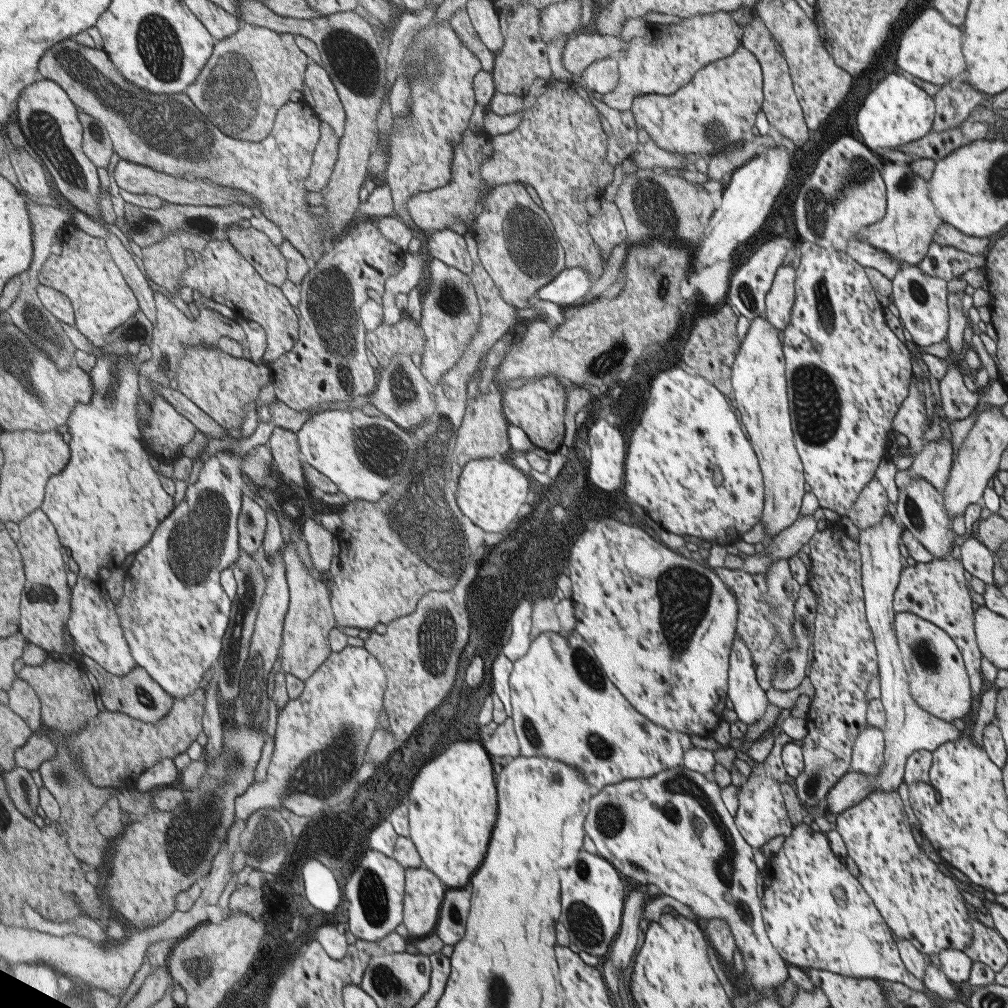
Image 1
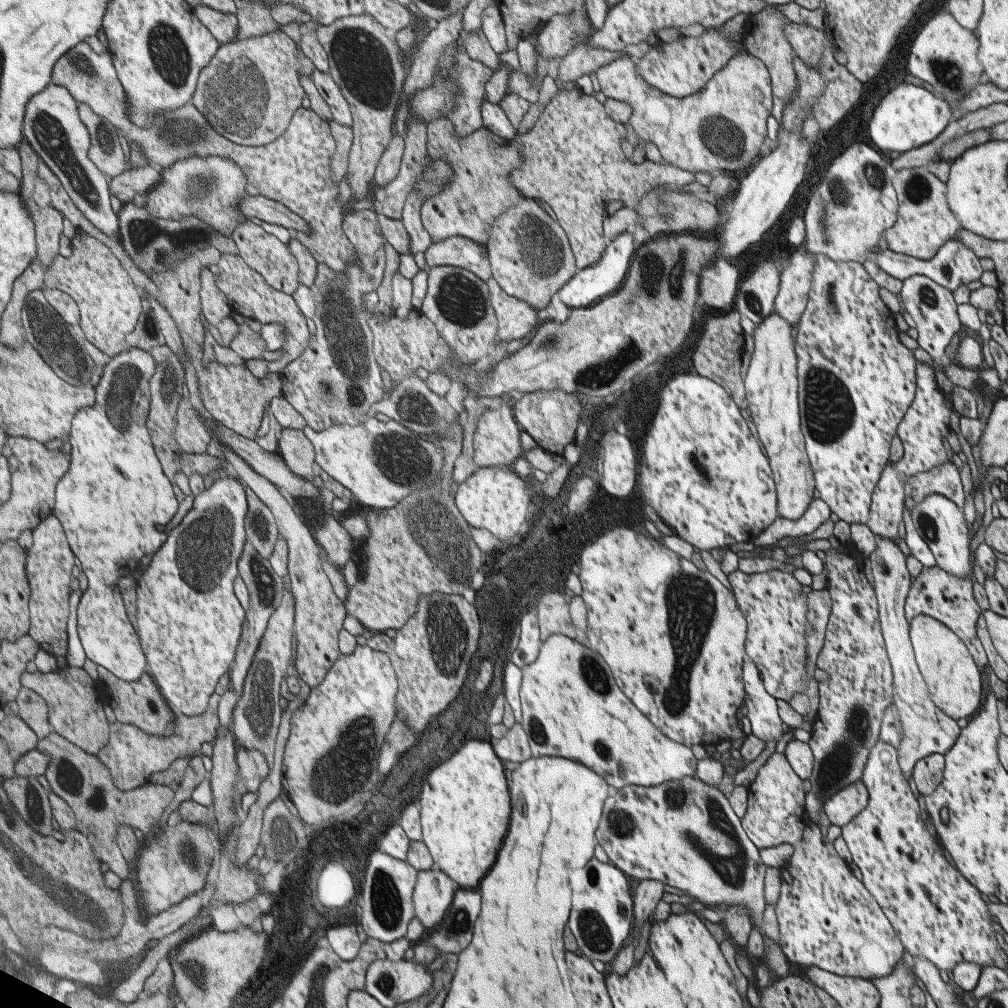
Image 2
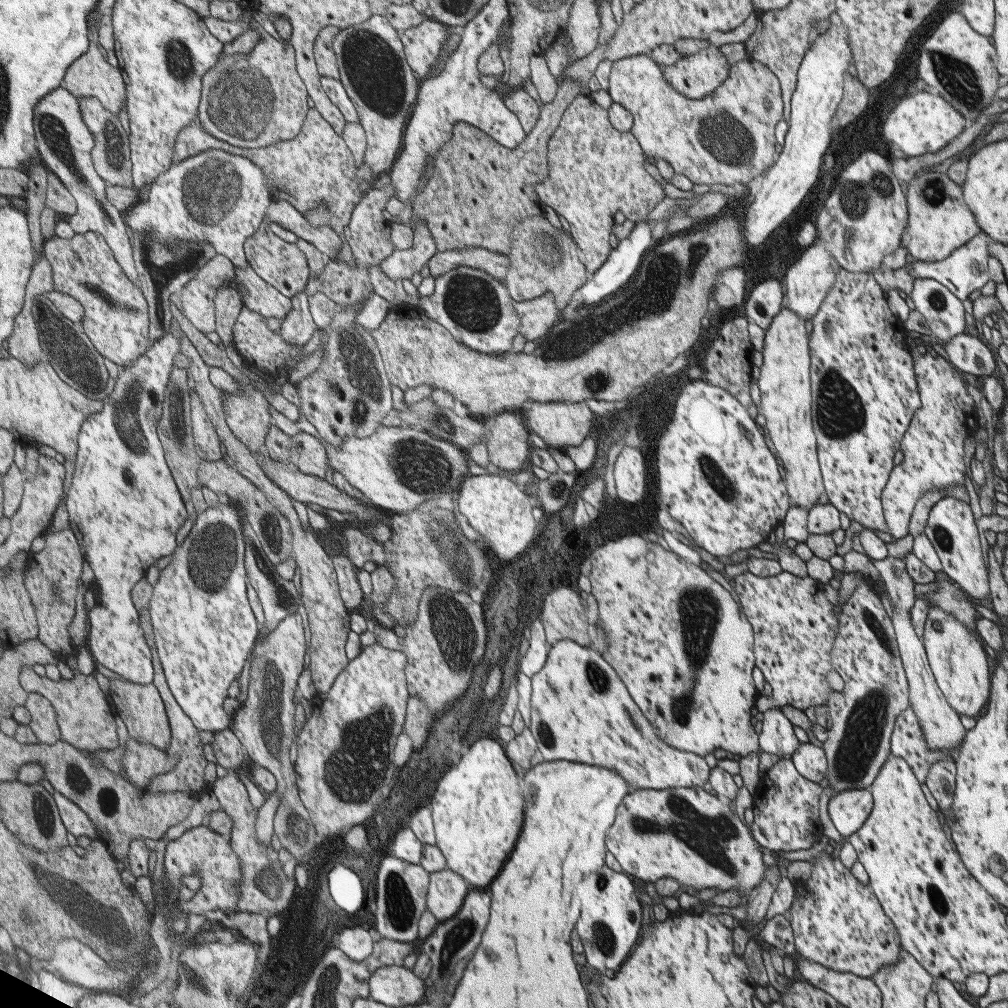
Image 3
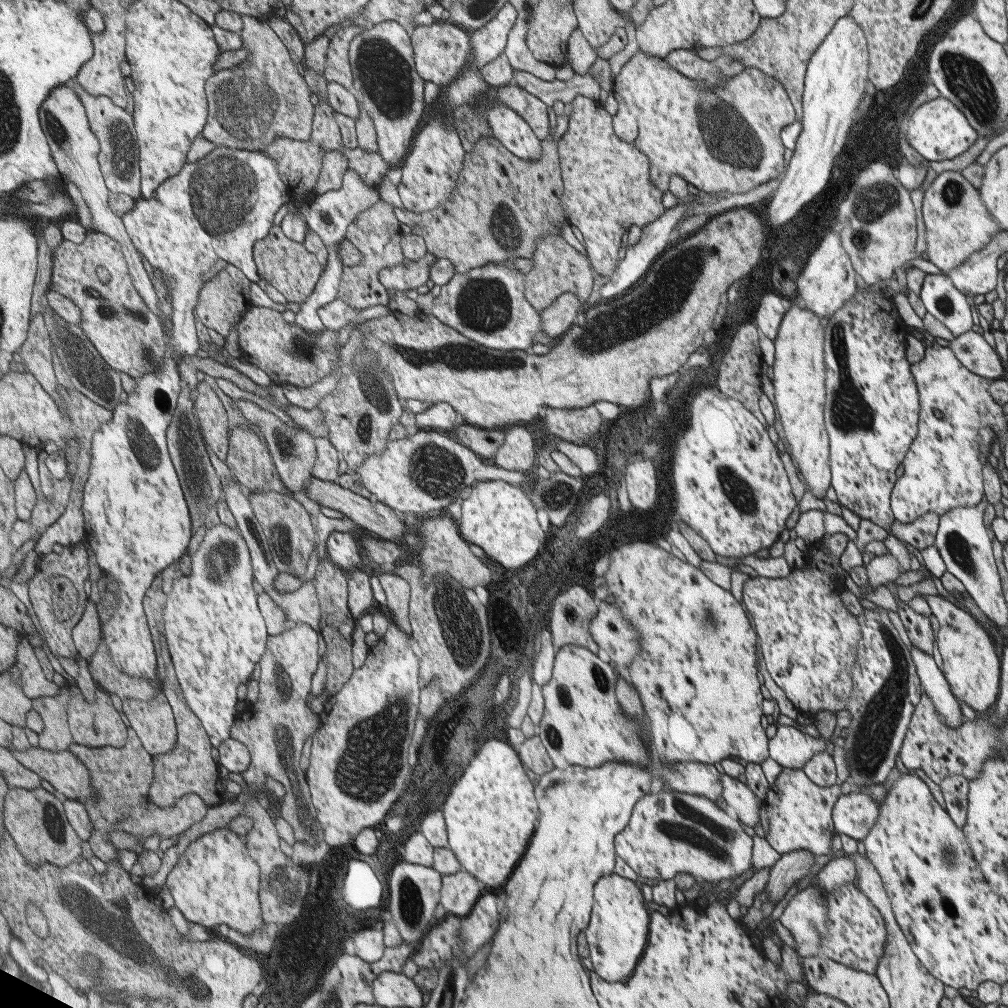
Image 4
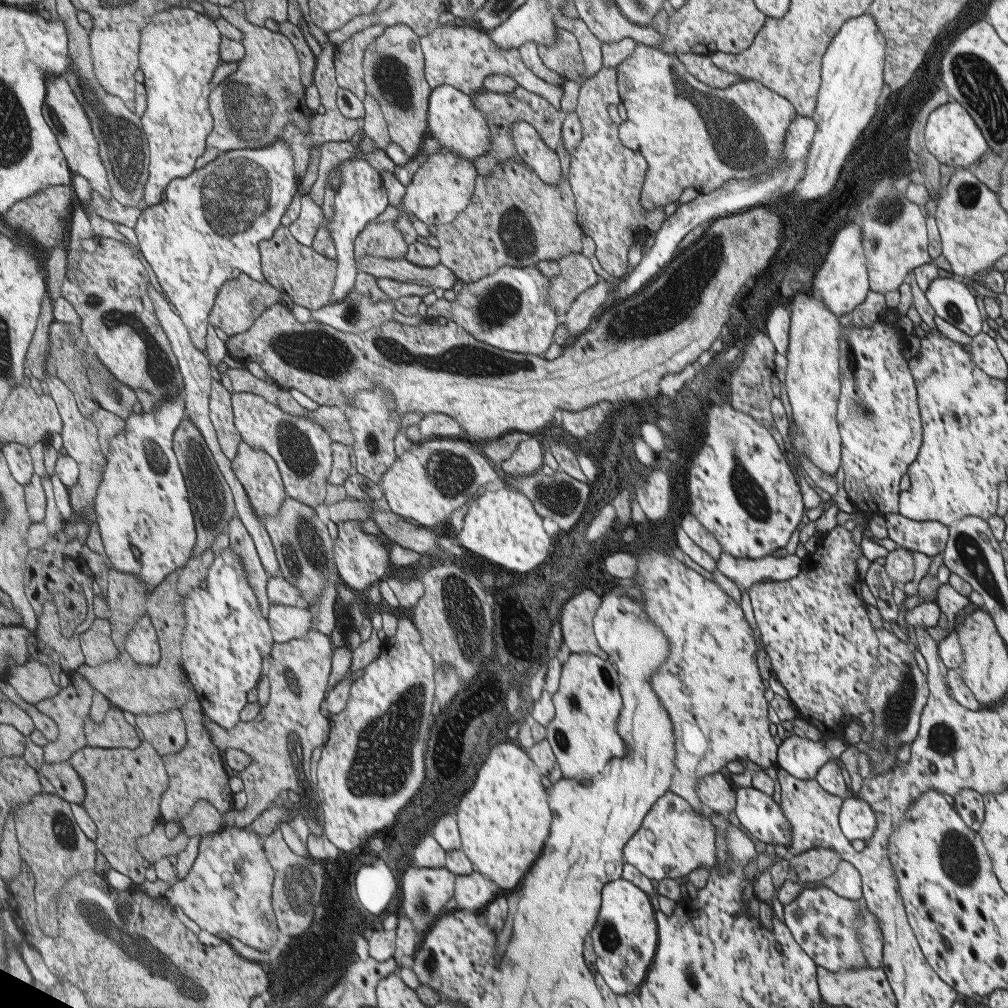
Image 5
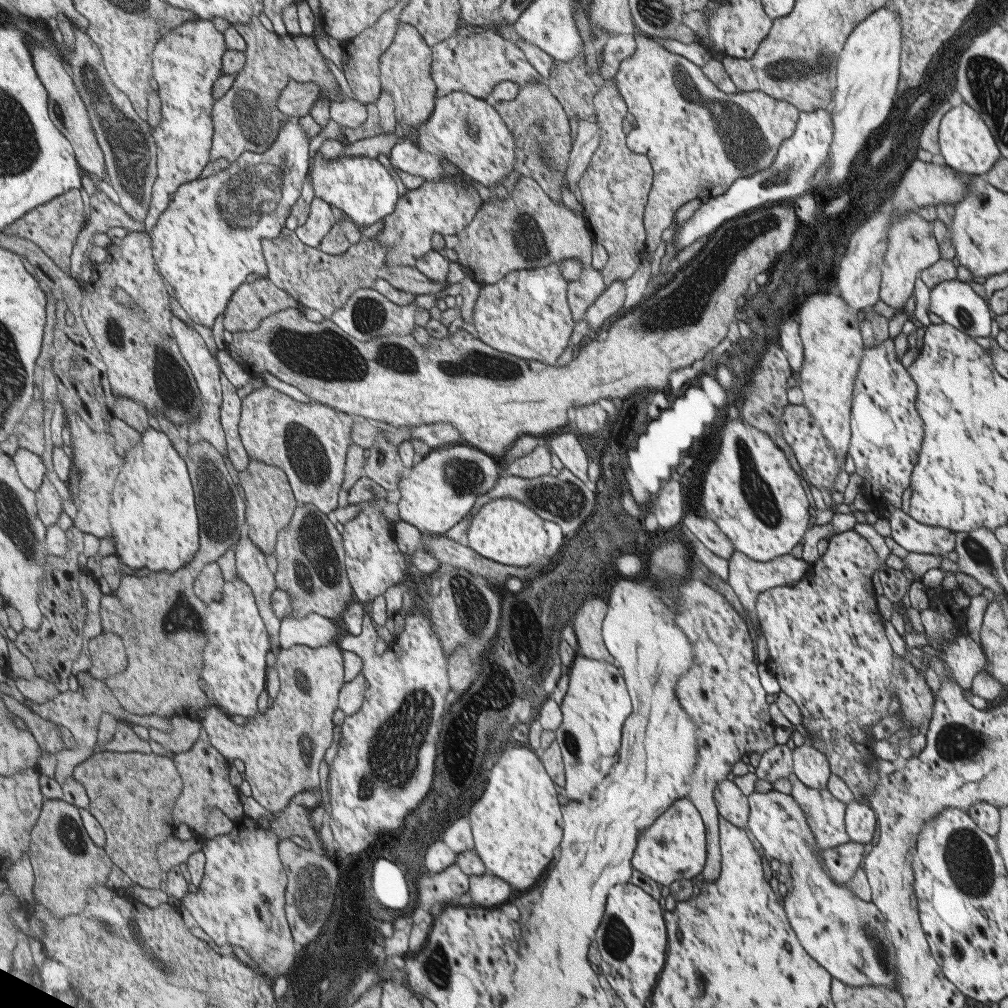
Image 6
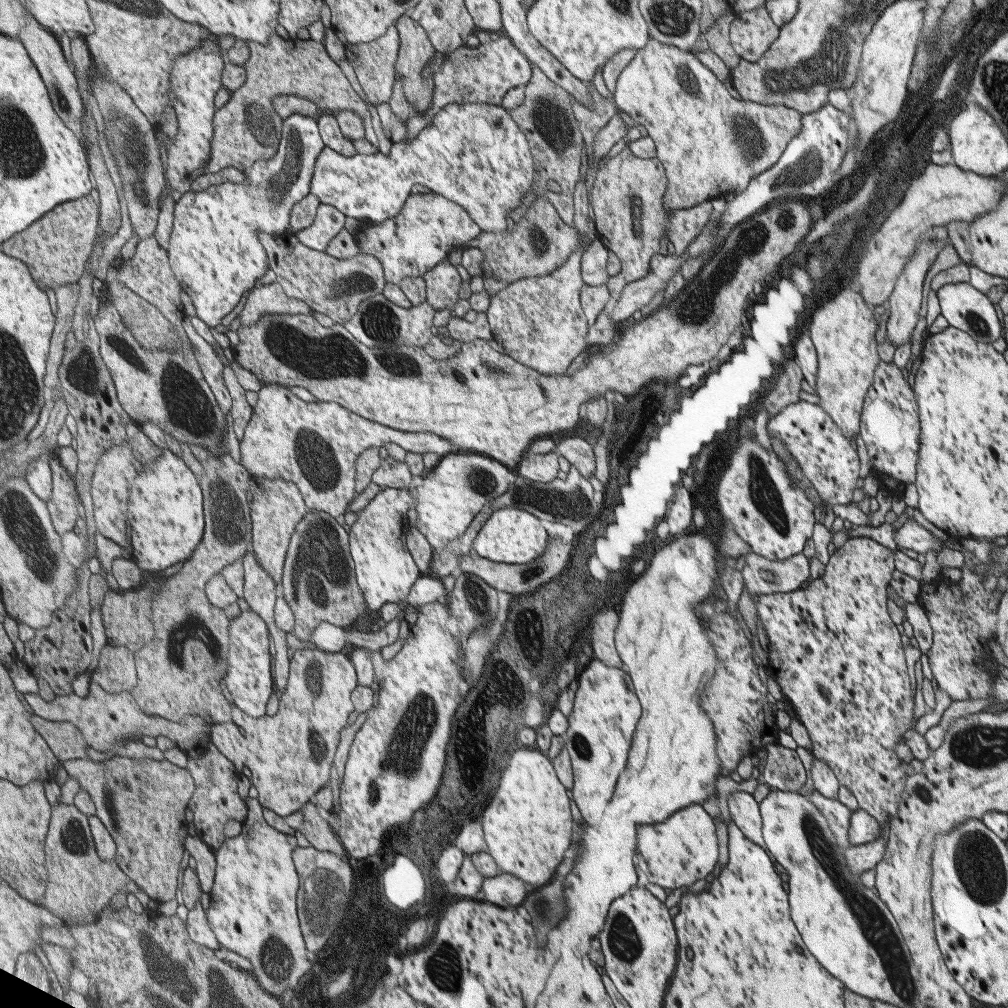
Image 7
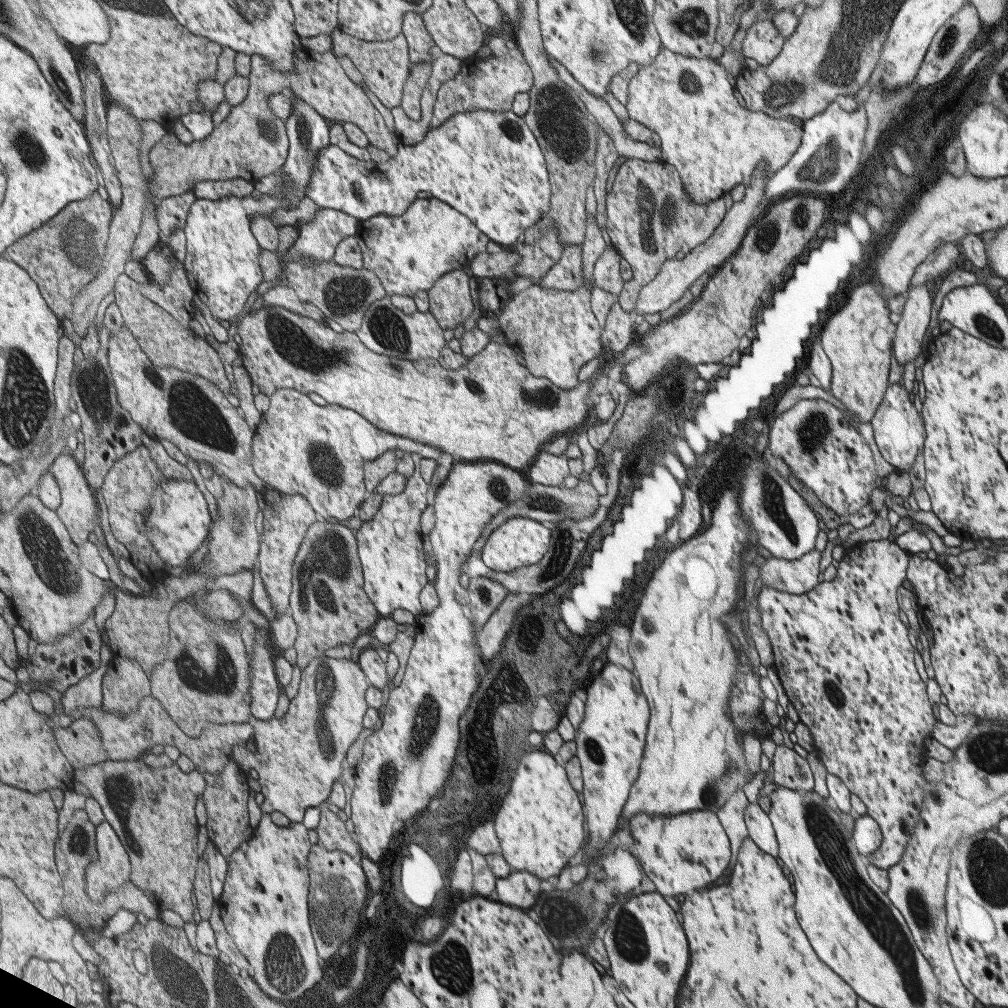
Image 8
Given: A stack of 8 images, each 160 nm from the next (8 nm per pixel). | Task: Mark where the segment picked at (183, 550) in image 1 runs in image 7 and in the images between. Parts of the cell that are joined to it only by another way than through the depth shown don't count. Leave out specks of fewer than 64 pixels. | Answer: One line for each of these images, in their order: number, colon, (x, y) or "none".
2: (189, 620)
3: (204, 626)
4: (216, 633)
5: (227, 638)
6: (235, 674)
7: (249, 683)

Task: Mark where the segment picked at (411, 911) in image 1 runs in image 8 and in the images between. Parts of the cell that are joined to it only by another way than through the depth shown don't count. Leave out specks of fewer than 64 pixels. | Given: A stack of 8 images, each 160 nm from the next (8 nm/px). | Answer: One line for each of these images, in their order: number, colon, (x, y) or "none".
2: (435, 890)
3: (448, 891)
4: (460, 892)
5: (473, 891)
6: (485, 890)
7: (506, 890)
8: (520, 889)

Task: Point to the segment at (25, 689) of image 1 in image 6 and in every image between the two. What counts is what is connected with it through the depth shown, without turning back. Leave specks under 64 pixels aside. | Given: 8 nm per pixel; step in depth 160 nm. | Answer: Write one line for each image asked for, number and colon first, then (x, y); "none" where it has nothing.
2: (33, 708)
3: (44, 720)
4: (57, 735)
5: (70, 709)
6: (80, 711)

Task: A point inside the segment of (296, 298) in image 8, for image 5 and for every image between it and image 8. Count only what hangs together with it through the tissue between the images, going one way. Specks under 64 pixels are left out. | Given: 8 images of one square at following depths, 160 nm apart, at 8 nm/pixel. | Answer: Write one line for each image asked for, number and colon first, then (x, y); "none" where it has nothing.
5: (242, 300)
6: (253, 302)
7: (268, 299)

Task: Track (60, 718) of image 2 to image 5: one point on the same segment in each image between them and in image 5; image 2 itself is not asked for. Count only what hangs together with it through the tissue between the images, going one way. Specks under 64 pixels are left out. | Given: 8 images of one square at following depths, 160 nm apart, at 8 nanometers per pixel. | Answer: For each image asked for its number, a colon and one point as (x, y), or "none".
3: (86, 718)
4: (98, 724)
5: (34, 680)

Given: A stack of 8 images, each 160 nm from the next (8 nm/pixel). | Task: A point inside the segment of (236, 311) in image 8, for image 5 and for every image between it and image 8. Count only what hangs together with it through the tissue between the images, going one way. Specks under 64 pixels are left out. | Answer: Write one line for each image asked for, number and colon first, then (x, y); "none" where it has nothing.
5: (207, 230)
6: (209, 241)
7: (215, 249)

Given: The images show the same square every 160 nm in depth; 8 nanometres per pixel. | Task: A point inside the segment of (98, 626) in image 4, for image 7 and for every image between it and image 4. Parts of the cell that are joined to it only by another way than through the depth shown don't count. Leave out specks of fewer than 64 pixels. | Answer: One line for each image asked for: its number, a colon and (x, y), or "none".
5: (98, 646)
6: (109, 655)
7: (116, 671)

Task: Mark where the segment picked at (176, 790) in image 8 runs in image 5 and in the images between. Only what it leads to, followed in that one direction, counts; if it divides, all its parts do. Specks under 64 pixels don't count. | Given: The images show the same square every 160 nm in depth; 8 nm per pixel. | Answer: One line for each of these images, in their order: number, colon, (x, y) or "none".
5: (123, 810)
6: (134, 825)
7: (147, 821)

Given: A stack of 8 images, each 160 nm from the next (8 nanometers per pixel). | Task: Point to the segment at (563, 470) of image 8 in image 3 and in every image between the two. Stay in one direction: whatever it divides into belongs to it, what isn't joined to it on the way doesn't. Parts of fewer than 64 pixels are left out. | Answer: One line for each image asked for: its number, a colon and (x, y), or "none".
3: (507, 443)
4: (516, 453)
5: (527, 458)
6: (537, 463)
7: (541, 468)

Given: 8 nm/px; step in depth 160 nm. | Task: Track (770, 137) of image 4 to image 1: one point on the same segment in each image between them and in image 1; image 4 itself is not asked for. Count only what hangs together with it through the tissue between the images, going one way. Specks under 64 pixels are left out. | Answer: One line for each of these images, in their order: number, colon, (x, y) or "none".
1: (717, 108)
2: (721, 128)
3: (727, 136)

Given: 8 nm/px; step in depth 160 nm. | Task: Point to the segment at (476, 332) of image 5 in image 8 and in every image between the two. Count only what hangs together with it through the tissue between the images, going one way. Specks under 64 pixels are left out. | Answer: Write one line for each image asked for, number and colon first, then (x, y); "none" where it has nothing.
6: (526, 314)
7: (538, 321)
8: (555, 332)

